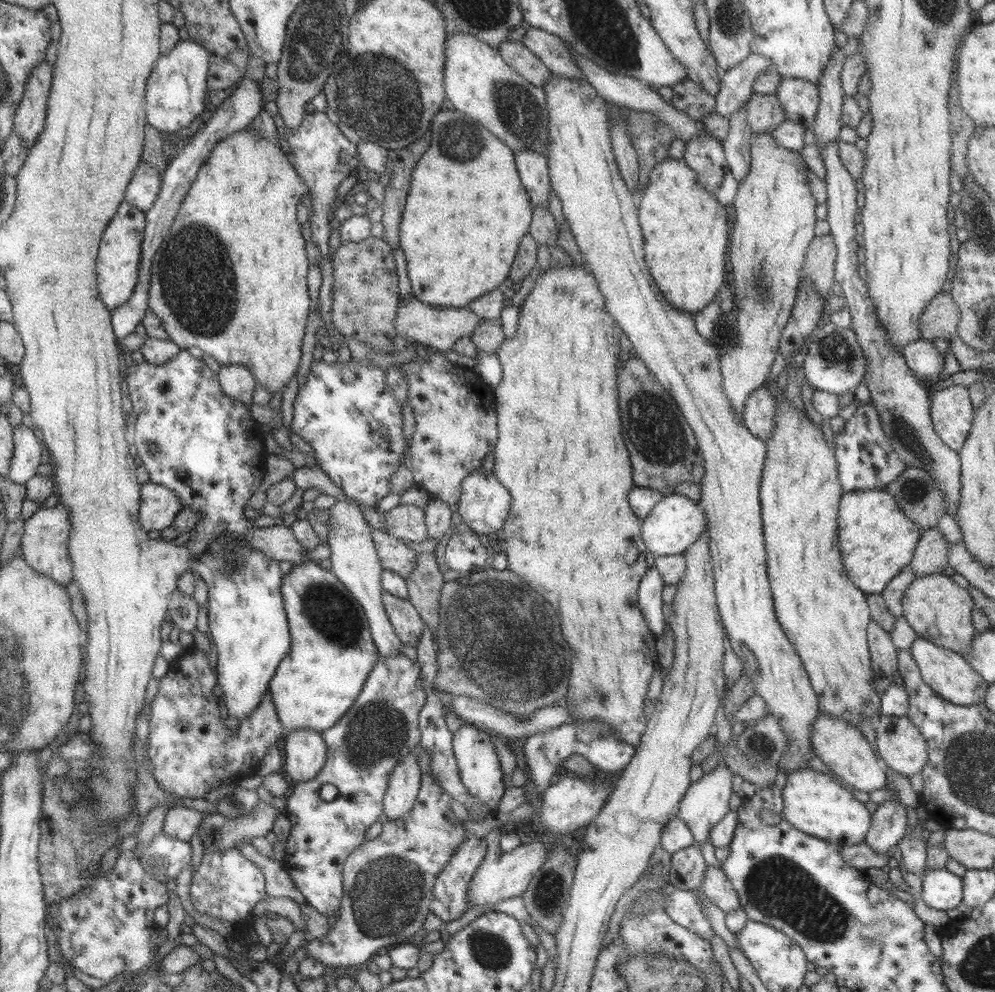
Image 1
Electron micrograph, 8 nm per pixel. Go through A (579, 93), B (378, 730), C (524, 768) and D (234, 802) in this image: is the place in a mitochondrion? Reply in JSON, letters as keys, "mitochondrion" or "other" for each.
{"A":"other","B":"mitochondrion","C":"other","D":"mitochondrion"}

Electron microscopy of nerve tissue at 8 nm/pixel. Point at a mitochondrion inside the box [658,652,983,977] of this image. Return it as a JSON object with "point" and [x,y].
{"point":[779,888]}

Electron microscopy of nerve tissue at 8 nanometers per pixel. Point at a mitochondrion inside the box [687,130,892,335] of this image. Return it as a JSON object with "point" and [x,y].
{"point":[761,290]}

